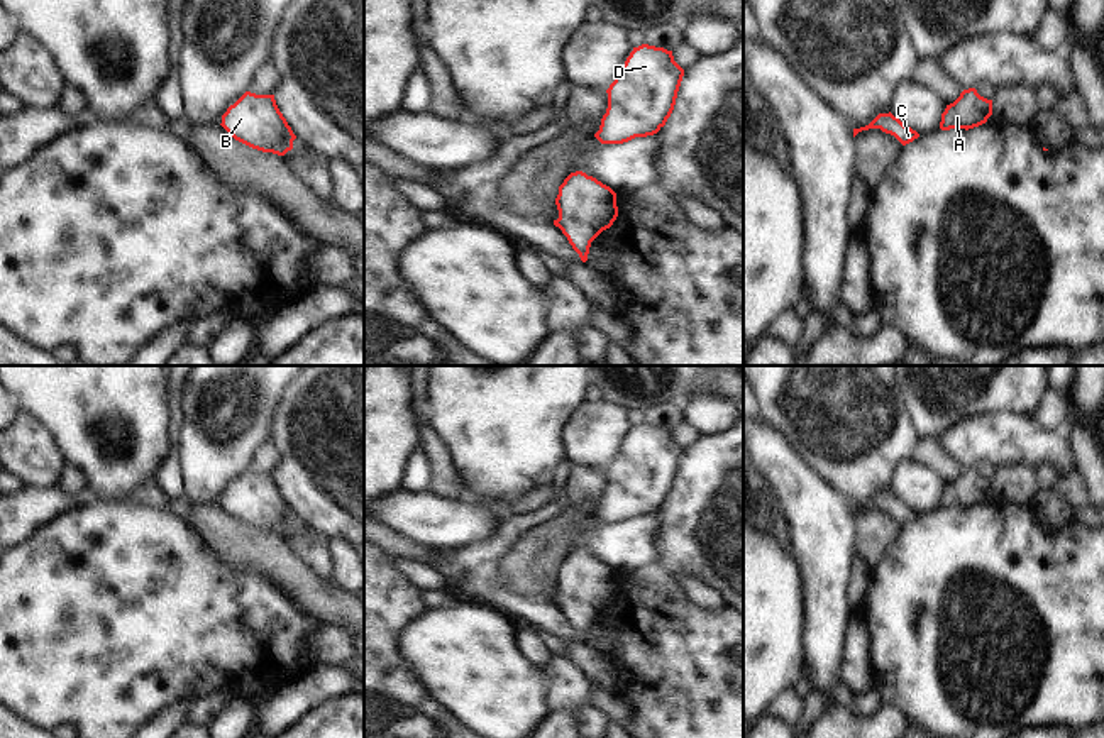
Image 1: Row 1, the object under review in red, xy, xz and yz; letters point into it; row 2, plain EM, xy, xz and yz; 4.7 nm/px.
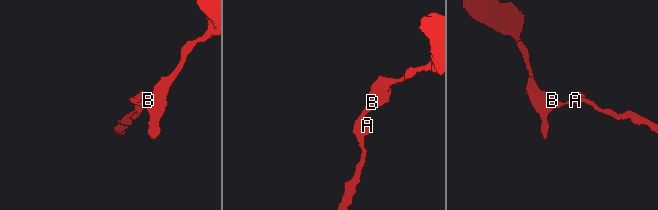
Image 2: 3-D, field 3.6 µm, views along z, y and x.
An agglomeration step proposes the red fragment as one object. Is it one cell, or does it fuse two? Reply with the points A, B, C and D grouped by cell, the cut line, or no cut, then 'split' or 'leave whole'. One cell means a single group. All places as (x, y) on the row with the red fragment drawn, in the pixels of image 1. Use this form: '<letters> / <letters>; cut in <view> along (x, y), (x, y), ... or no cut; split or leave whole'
A B C D; no cut; leave whole

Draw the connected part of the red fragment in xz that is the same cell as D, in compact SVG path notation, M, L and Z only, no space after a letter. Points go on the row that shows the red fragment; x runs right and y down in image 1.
M633 47L606 90L608 108L594 137L601 144L623 144L657 134L674 110L682 76L672 51Z

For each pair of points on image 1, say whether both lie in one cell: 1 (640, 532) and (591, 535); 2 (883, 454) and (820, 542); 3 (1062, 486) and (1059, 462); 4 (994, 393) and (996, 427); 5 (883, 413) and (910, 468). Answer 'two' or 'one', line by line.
1: one
2: two
3: two
4: two
5: two

